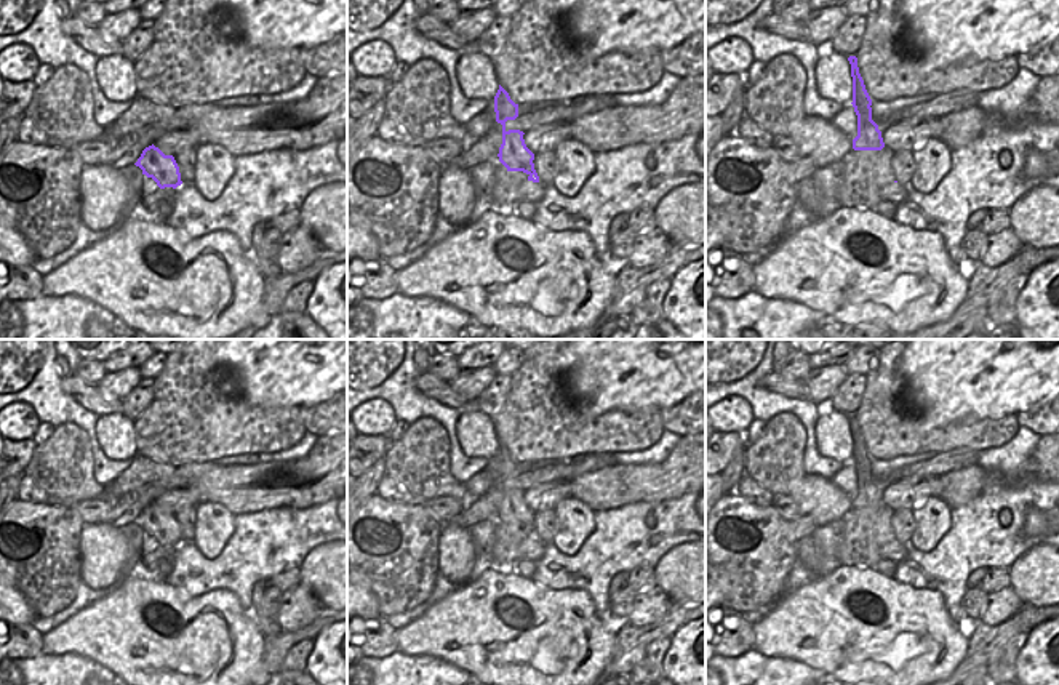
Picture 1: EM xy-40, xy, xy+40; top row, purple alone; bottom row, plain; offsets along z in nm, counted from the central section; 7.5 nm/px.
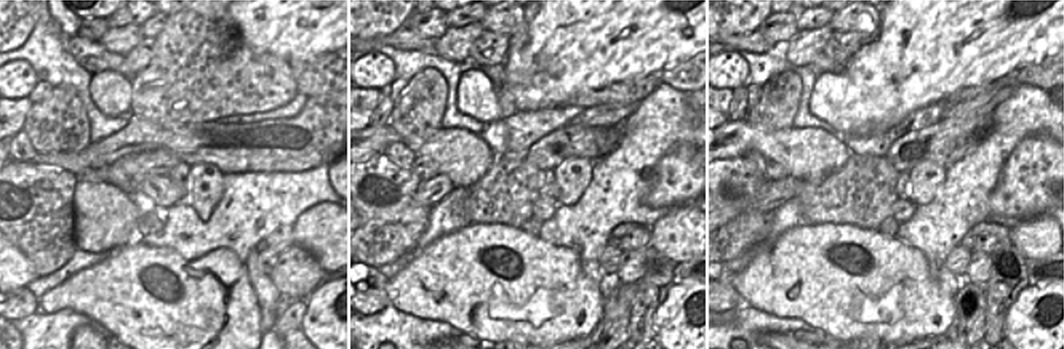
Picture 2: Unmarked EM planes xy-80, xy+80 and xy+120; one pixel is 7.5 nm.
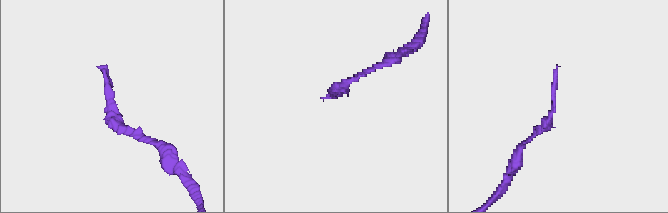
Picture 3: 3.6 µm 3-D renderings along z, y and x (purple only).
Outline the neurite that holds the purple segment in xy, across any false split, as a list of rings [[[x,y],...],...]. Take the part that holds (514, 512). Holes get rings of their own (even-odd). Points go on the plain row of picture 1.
[[[499,443],[494,455],[496,480],[502,483],[502,503],[499,506],[499,520],[507,530],[523,530],[528,533],[528,539],[539,541],[539,535],[534,528],[534,512],[526,506],[523,490],[506,488],[507,479],[518,475],[518,463],[515,463],[509,451]]]

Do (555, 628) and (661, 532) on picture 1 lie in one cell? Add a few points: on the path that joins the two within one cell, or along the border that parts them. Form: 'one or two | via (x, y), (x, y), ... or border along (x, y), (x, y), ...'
two | border along (554, 589), (583, 589), (599, 616)

